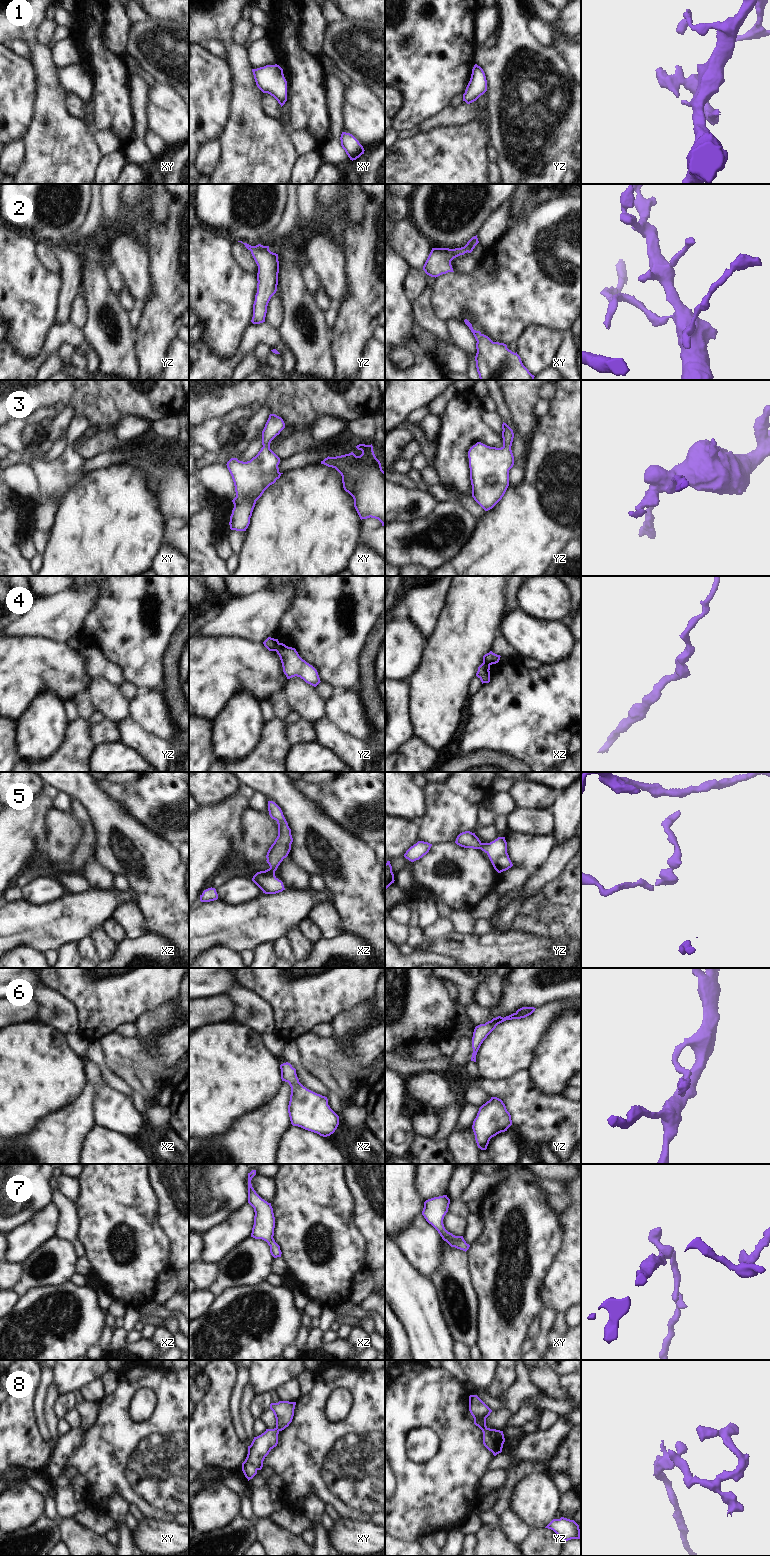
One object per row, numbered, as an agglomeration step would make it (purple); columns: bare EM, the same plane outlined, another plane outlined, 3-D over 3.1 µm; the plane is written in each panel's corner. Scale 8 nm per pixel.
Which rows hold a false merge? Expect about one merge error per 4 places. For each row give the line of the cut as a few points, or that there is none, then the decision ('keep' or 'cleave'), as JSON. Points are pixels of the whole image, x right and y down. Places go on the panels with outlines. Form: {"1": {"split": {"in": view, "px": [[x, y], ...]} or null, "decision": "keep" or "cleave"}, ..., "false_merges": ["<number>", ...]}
{"1": {"split": {"in": "xy", "px": [[276, 65], [282, 71]]}, "decision": "cleave"}, "2": {"split": null, "decision": "keep"}, "3": {"split": null, "decision": "keep"}, "4": {"split": {"in": "yz", "px": [[279, 643], [275, 650]]}, "decision": "cleave"}, "5": {"split": null, "decision": "keep"}, "6": {"split": null, "decision": "keep"}, "7": {"split": null, "decision": "keep"}, "8": {"split": {"in": "yz", "px": [[486, 1427], [482, 1430]]}, "decision": "cleave"}, "false_merges": ["1", "4", "8"]}

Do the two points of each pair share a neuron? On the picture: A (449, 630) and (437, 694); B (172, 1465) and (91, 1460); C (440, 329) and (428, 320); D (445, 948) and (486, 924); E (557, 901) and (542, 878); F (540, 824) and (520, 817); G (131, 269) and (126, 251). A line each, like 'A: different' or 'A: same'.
A: same
B: same
C: same
D: different
E: different
F: same
G: same

